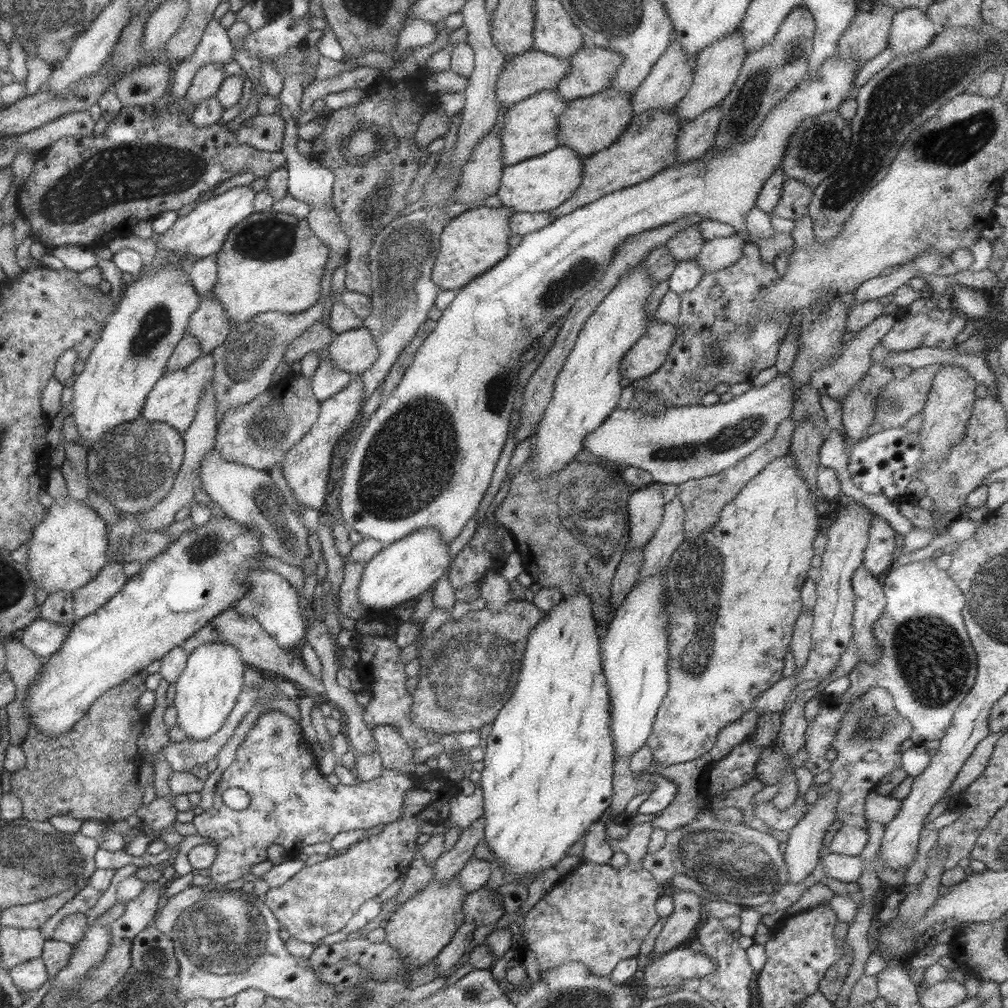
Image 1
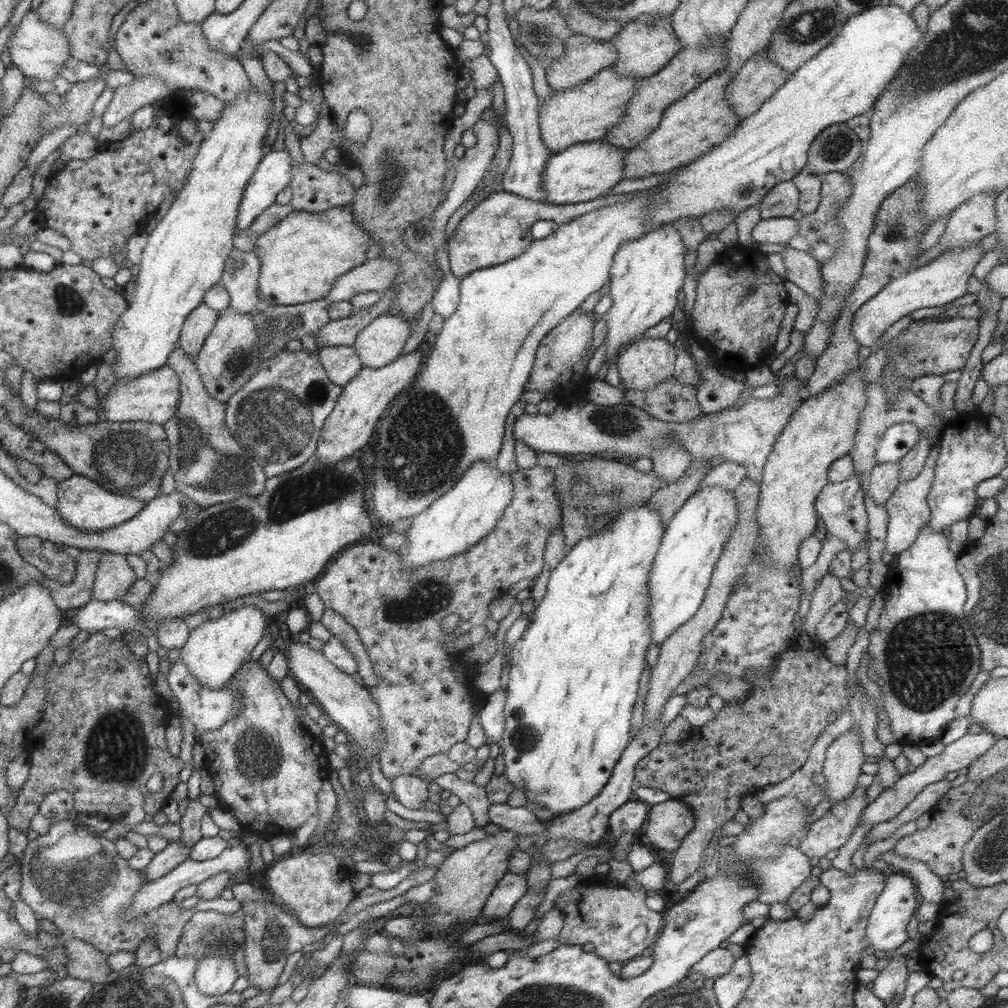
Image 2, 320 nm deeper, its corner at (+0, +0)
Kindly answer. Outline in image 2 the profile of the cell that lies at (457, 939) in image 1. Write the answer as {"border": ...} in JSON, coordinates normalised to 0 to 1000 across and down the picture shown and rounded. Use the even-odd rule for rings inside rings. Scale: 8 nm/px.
{"border":[[[503,865],[499,868],[481,894],[477,908],[481,911],[488,911],[486,915],[498,914],[502,911],[514,891],[521,887],[523,880],[521,873],[522,871],[519,871],[517,867]]]}

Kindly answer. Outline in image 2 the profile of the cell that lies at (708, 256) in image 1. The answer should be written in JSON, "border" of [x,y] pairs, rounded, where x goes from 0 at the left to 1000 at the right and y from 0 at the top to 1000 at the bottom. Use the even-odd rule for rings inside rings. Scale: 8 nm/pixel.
{"border":[[[786,215],[762,216],[761,218],[754,216],[744,230],[746,241],[741,244],[782,242],[783,237],[790,233],[791,228],[793,228],[792,218]]]}

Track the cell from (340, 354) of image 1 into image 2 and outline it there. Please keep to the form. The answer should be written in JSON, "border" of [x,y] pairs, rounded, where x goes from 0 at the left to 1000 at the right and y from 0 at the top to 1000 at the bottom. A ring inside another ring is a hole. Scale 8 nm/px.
{"border":[[[384,310],[364,321],[352,334],[349,344],[356,352],[360,364],[378,365],[398,352],[400,341],[406,333],[406,323],[402,317],[398,317],[392,310]]]}

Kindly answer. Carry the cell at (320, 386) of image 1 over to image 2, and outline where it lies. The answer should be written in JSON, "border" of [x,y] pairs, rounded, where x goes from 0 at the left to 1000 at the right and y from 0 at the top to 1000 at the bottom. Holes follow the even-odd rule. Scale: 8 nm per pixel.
{"border":[[[349,342],[318,343],[315,354],[324,375],[337,384],[342,383],[359,364],[358,356]]]}

